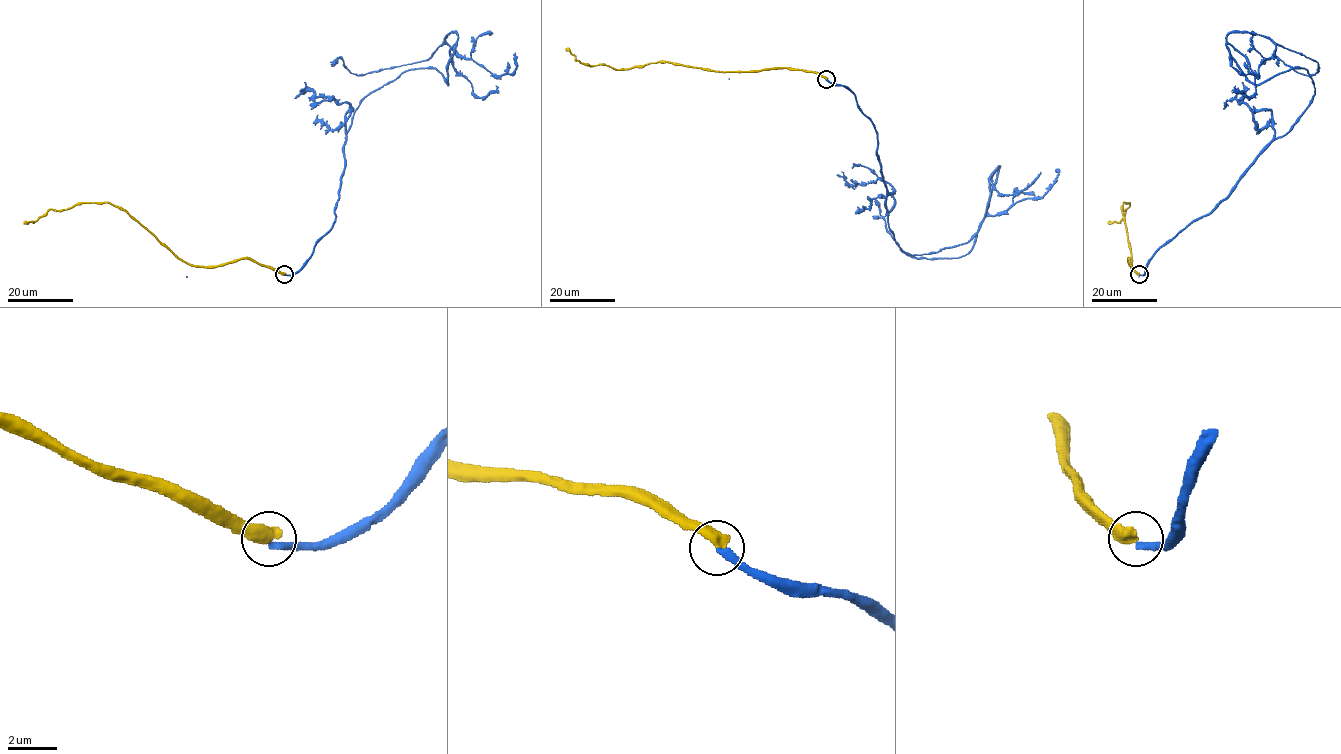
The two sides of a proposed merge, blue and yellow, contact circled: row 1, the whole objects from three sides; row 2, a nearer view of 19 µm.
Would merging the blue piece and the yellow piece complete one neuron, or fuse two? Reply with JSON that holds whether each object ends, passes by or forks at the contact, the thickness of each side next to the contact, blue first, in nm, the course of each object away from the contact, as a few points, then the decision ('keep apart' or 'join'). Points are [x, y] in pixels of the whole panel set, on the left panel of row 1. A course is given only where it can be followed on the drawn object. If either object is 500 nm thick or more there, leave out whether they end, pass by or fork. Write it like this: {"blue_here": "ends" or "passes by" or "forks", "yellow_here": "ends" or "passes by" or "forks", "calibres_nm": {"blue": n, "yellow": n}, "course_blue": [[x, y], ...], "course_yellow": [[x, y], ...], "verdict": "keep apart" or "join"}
{"calibres_nm": {"blue": 280, "yellow": 550}, "course_blue": [[284, 275], [335, 222], [363, 99], [409, 70], [448, 84], [458, 36], [418, 62], [333, 64]], "course_yellow": [[284, 274], [246, 258], [217, 266], [190, 266], [125, 211], [107, 202], [49, 209], [34, 222], [23, 224]], "verdict": "keep apart"}

